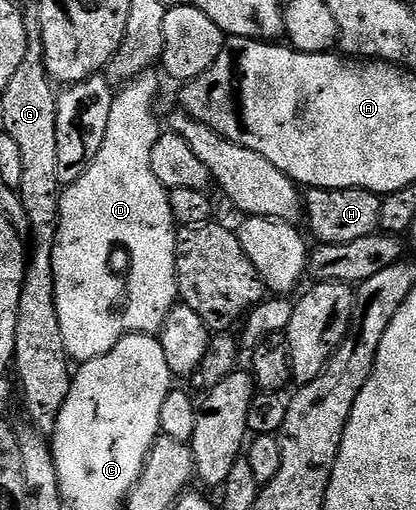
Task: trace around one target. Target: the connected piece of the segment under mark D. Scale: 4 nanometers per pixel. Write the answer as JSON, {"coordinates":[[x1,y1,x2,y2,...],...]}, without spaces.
{"coordinates":[[131,79,120,93,112,96,109,117,86,169,57,197,57,220,53,225,55,242,49,245,51,281,55,284,60,341,64,354,75,363,105,355,122,337,131,333,156,334,162,328,164,318,177,304,177,223,169,207,168,190,149,167,151,148,161,136,161,128,151,114,155,85,151,81,135,80,139,79]]}

